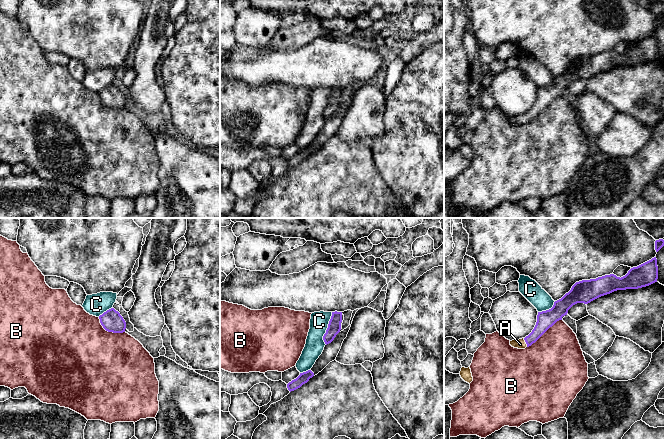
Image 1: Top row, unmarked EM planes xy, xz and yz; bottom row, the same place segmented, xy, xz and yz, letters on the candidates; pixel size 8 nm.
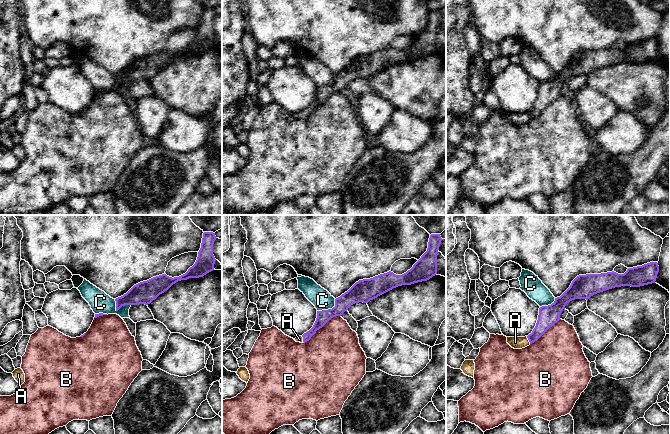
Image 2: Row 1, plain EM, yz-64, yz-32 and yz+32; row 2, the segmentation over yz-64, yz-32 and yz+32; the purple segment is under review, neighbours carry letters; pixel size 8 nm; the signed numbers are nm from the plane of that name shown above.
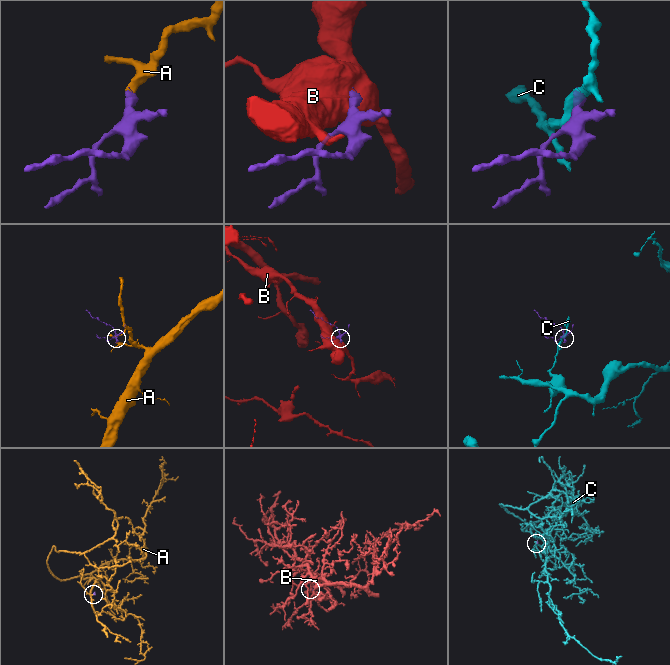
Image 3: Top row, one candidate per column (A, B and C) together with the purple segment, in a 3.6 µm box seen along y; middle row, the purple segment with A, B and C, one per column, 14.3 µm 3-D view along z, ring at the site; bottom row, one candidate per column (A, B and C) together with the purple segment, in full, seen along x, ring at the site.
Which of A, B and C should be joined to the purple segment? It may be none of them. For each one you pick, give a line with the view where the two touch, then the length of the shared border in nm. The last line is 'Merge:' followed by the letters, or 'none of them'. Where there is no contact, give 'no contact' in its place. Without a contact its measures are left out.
A: meets purple in yz; contact 80 nm long
Merge: A

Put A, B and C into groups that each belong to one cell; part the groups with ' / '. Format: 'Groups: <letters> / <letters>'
Groups: A / B / C

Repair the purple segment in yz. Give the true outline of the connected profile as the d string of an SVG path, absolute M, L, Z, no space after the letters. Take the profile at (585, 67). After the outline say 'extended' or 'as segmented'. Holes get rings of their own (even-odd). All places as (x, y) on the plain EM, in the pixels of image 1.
M654 33L637 43L631 44L621 54L610 50L576 58L568 69L554 78L551 85L538 88L536 101L528 112L510 117L510 121L518 125L531 122L557 97L562 96L562 93L567 91L568 86L577 79L588 80L617 66L646 63L657 58L657 55L658 42L657 35Z | extended

